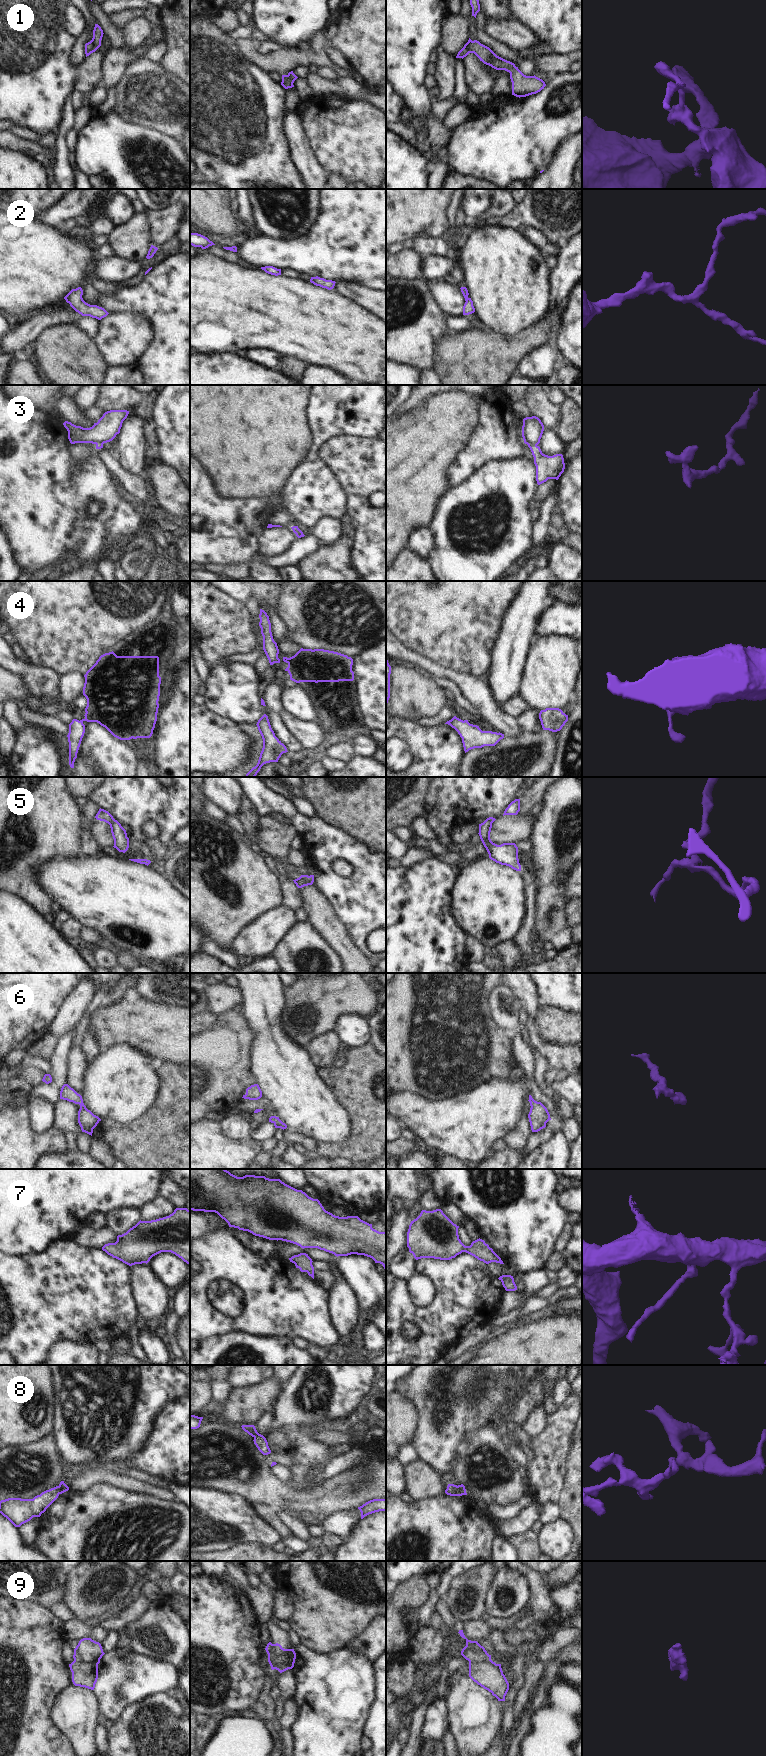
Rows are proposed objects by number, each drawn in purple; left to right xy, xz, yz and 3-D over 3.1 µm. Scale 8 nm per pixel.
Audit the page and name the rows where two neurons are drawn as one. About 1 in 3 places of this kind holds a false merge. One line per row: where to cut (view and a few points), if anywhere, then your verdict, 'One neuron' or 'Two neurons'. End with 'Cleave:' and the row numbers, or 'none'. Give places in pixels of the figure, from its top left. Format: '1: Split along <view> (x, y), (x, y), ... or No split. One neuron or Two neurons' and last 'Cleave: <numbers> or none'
1: Split along yz (471, 40), (469, 52). Two neurons
2: No split. One neuron
3: Split along yz (528, 444), (536, 446). Two neurons
4: Split along xy (80, 720), (82, 722). Two neurons
5: No split. One neuron
6: No split. One neuron
7: No split. One neuron
8: Split along yz (456, 1486), (460, 1495). Two neurons
9: Split along xz (272, 1644), (292, 1667). Two neurons
Cleave: 1, 3, 4, 8, 9

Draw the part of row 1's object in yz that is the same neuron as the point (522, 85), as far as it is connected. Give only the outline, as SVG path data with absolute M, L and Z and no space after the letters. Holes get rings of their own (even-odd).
M474 40L469 43L469 52L474 53L480 61L496 70L510 73L512 95L526 97L540 92L546 86L545 82L534 76L524 75L514 63L497 56L489 47Z

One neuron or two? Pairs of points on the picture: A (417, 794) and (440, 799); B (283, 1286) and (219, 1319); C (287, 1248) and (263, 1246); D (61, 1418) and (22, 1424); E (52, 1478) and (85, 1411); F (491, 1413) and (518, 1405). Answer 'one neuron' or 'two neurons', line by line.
A: two neurons
B: one neuron
C: two neurons
D: two neurons
E: two neurons
F: two neurons

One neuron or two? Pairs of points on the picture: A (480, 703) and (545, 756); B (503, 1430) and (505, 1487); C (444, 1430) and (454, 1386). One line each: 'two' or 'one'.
A: two
B: two
C: one

